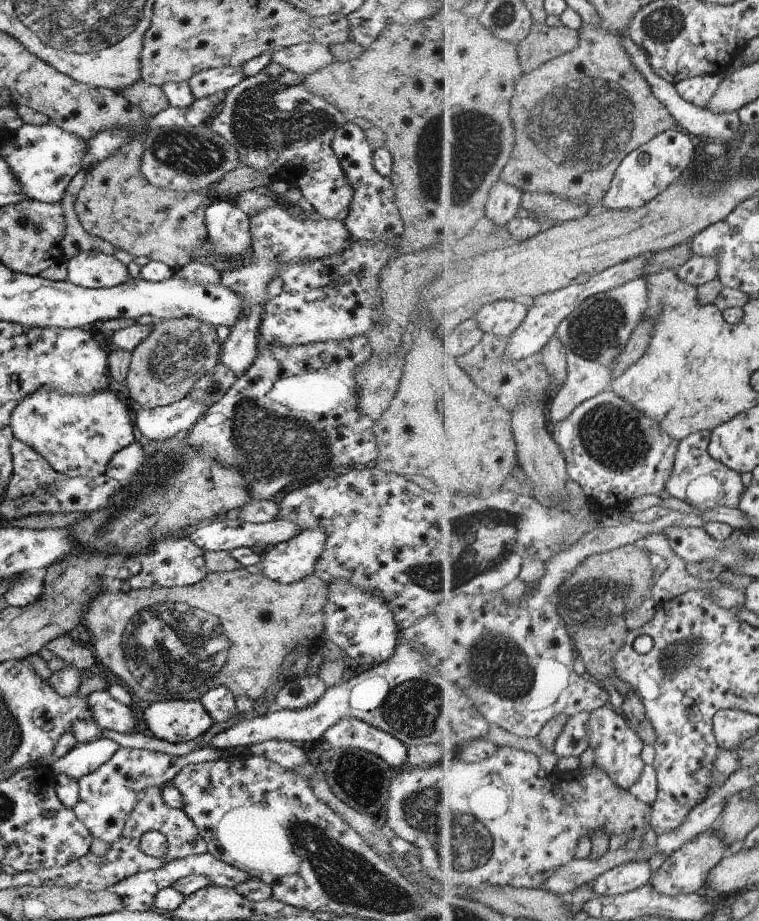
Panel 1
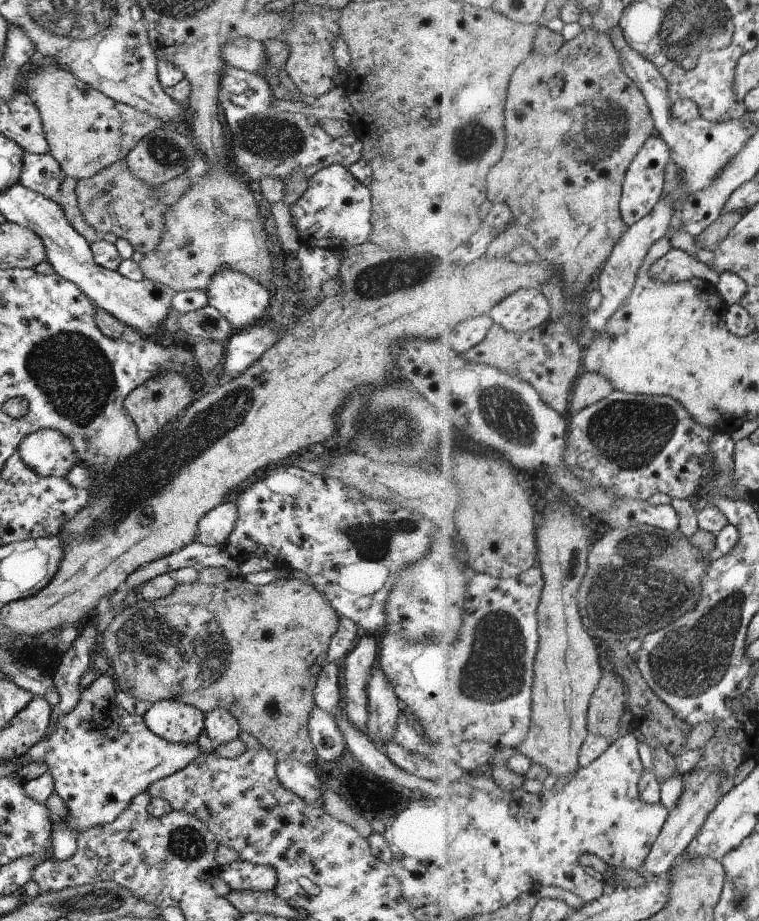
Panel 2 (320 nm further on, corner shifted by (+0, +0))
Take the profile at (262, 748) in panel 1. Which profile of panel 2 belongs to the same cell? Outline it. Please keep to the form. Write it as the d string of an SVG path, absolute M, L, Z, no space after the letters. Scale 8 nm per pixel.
M287 759L276 764L275 774L285 790L301 797L308 805L322 806L323 787L309 766Z

